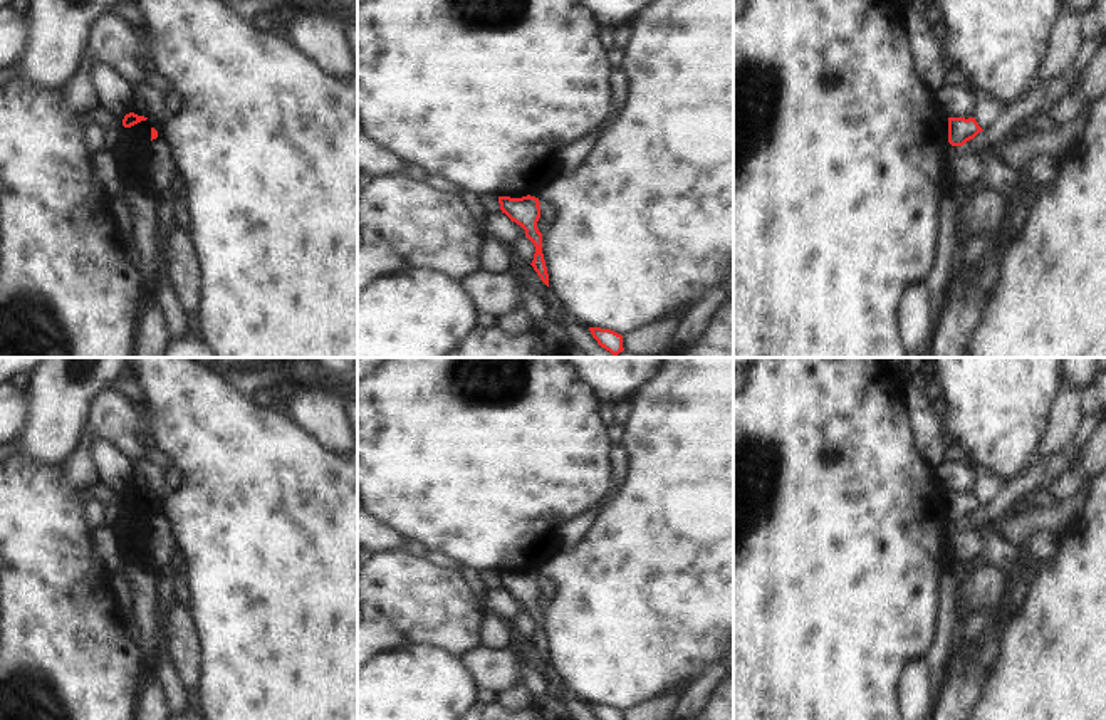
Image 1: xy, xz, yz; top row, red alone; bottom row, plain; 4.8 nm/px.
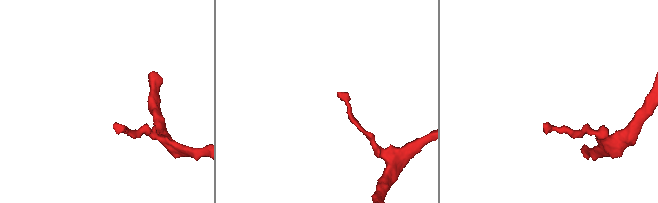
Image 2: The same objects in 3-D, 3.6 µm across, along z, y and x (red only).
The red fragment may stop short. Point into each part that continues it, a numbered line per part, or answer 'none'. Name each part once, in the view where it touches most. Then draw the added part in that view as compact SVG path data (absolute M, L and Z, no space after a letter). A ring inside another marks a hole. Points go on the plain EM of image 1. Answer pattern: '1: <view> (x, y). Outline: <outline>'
none.

